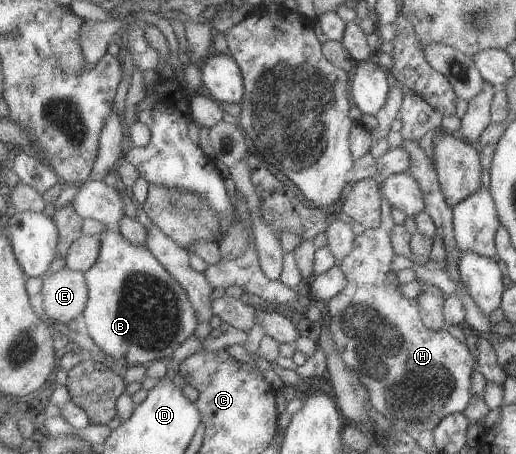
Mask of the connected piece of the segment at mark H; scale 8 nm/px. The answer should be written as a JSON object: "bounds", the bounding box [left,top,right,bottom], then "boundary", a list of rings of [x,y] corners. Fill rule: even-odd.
{"bounds":[323,206,477,437],"boundary":[[[381,206],[381,226],[365,229],[359,236],[355,236],[351,252],[343,260],[339,260],[338,268],[347,282],[345,288],[324,305],[323,310],[329,317],[328,329],[335,352],[339,354],[343,364],[357,374],[373,409],[389,420],[393,428],[415,437],[422,430],[433,431],[441,418],[461,413],[466,408],[470,401],[470,377],[477,365],[465,340],[461,342],[445,330],[427,330],[422,324],[417,300],[405,298],[400,293],[401,284],[389,271],[394,256],[389,240],[389,230],[393,226],[390,206]]]}

